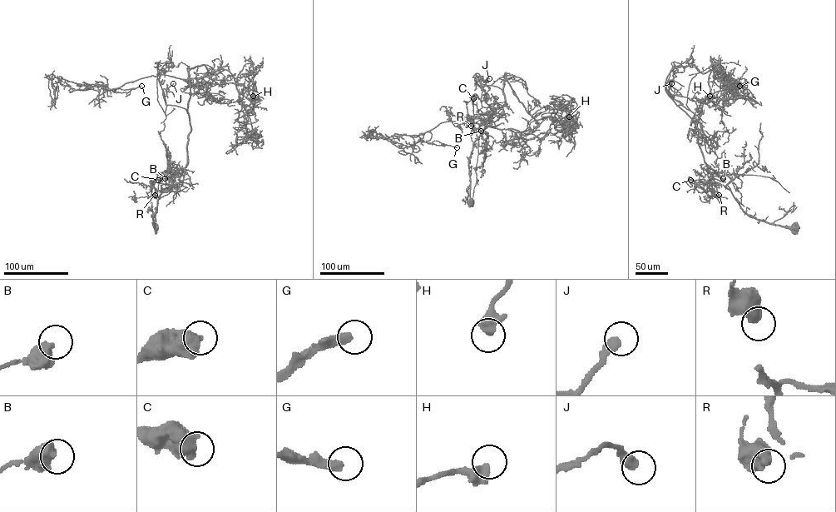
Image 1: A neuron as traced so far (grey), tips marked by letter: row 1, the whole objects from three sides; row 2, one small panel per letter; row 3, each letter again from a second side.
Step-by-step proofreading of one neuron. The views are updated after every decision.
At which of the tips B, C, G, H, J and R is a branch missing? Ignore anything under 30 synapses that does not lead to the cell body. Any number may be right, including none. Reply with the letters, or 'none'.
none

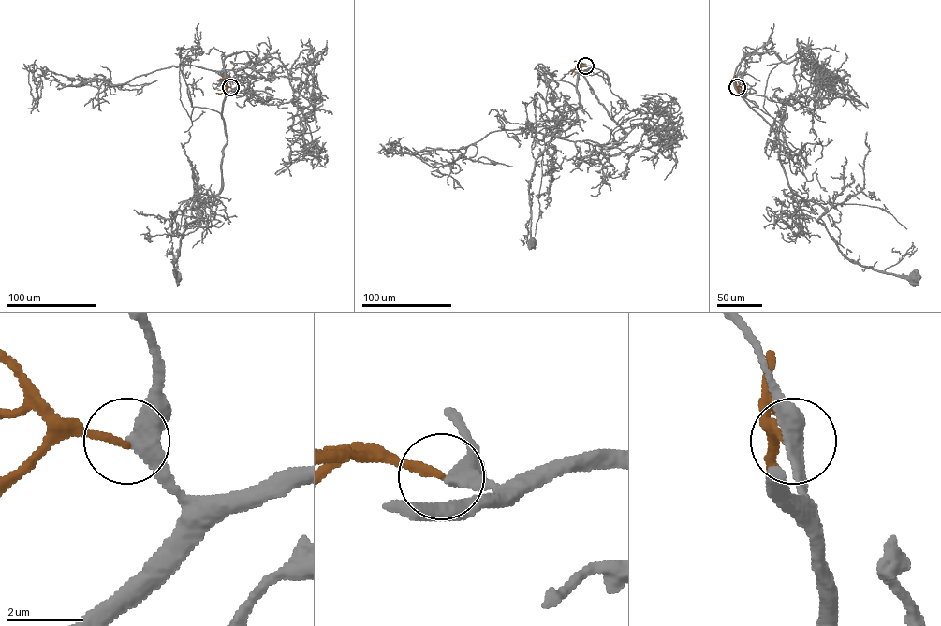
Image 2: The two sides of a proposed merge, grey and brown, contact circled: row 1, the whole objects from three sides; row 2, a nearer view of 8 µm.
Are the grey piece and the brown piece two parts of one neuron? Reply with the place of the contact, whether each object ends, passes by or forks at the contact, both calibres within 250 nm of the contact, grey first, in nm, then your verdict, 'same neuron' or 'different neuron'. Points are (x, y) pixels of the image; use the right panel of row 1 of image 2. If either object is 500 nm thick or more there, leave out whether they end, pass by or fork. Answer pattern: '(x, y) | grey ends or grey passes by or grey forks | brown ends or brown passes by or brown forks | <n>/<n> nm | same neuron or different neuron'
(737, 87) | grey passes by | brown ends | 360/200 nm | same neuron

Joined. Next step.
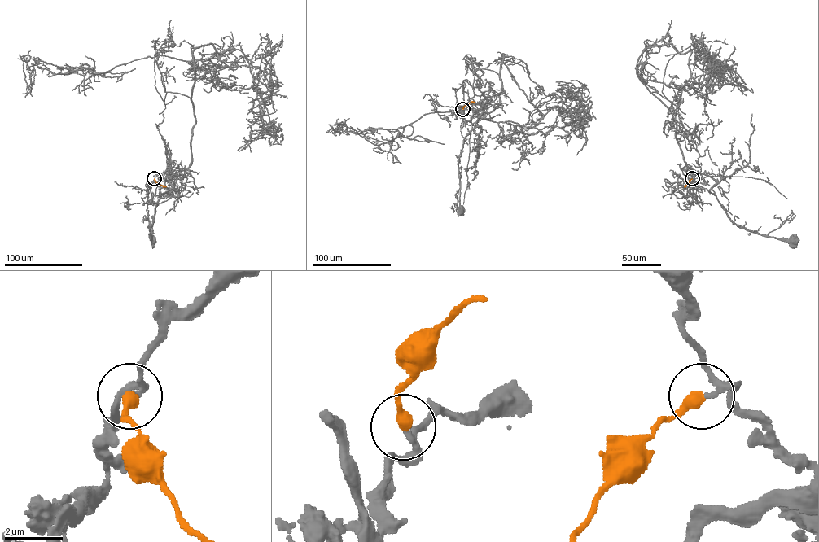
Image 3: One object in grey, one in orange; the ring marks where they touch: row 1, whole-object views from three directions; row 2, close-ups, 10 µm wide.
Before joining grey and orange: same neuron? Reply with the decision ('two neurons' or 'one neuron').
one neuron

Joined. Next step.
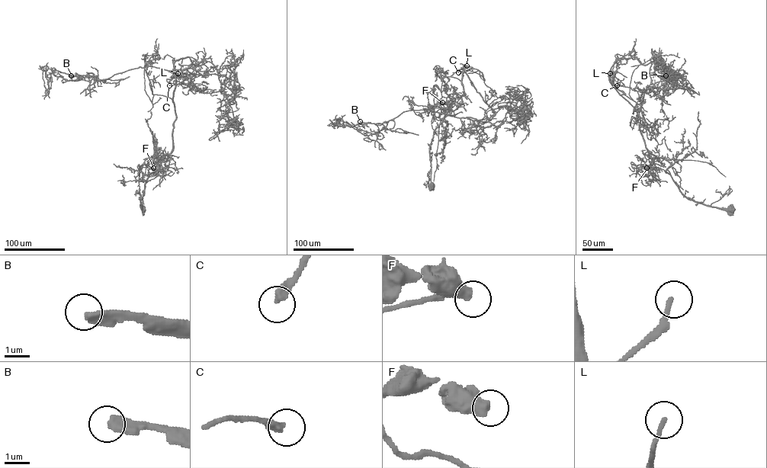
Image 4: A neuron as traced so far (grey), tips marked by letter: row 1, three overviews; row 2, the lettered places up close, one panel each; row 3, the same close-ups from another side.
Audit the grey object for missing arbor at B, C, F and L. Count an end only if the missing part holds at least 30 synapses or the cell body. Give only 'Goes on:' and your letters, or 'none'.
Goes on: B

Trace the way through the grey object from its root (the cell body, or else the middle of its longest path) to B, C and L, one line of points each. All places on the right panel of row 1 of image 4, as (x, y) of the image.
B: (730, 209), (682, 193), (609, 78), (617, 60), (636, 57), (665, 65), (653, 68), (665, 75)
C: (730, 209), (703, 204), (682, 193), (665, 171), (672, 164), (646, 149), (636, 109), (611, 81), (617, 85)
L: (730, 209), (703, 204), (682, 193), (665, 171), (672, 164), (646, 149), (637, 110), (610, 82), (610, 73)

